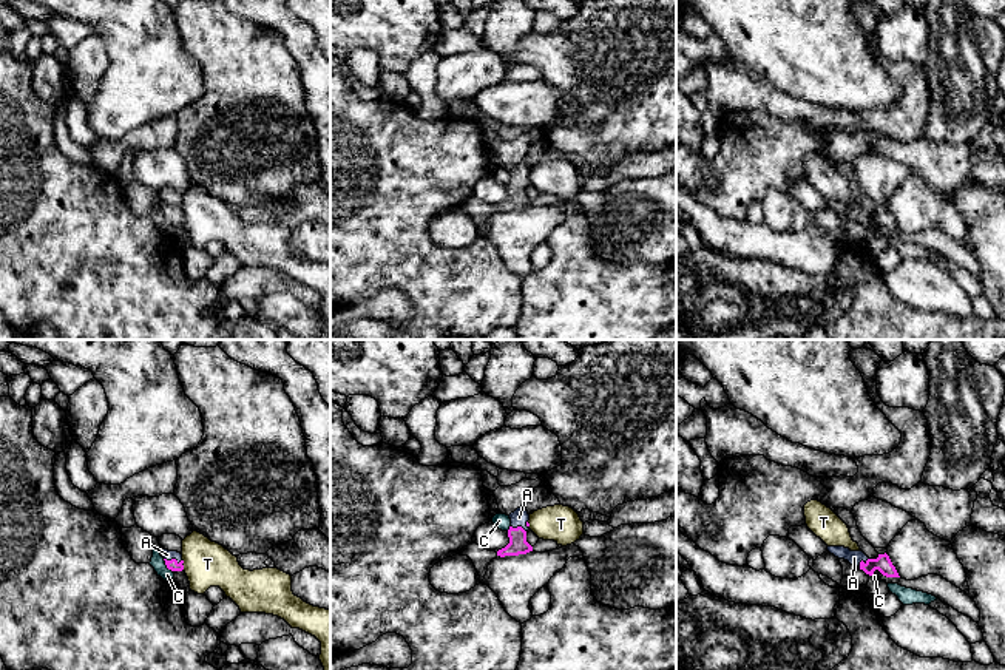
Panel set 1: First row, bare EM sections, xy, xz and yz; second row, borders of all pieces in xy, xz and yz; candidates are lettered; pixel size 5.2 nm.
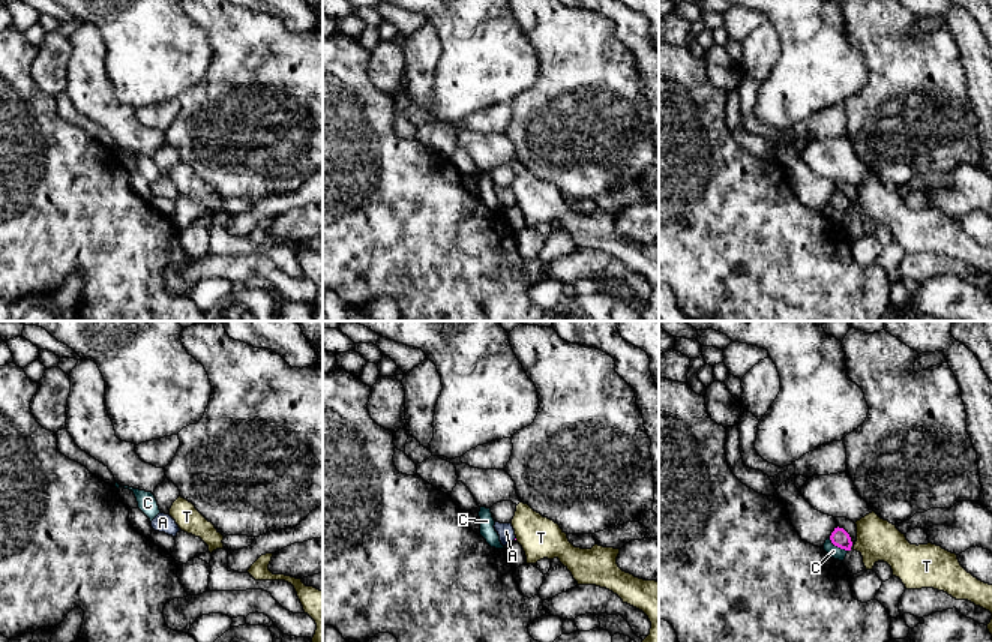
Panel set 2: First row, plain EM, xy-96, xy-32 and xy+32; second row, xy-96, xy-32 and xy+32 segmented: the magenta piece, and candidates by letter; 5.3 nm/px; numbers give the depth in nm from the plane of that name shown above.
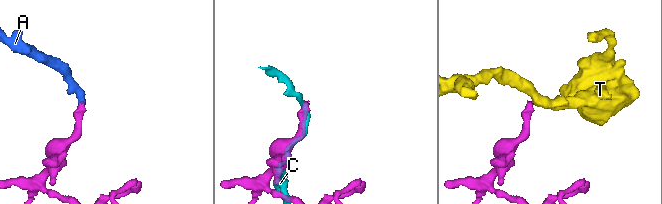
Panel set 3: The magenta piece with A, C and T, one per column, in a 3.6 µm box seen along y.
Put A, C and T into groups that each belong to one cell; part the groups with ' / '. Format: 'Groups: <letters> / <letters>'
Groups: A / C / T

